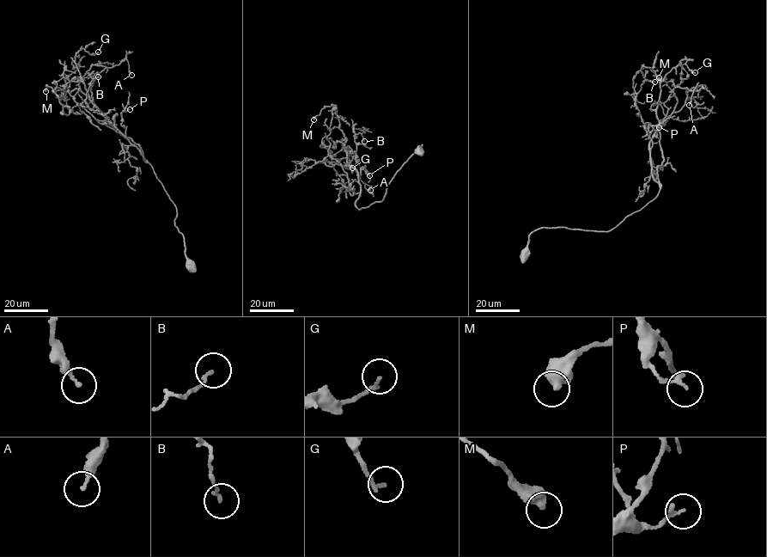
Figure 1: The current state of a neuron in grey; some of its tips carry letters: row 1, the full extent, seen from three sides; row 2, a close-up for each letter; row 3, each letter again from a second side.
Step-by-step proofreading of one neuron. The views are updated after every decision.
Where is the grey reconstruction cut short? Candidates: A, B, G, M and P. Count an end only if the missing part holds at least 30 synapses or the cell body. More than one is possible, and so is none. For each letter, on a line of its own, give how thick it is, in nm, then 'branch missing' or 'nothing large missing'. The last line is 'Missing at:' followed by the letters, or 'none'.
A: 220 nm thick; nothing large missing
B: 110 nm thick; nothing large missing
G: 160 nm thick; nothing large missing
M: 550 nm thick; nothing large missing
P: 160 nm thick; nothing large missing
Missing at: none

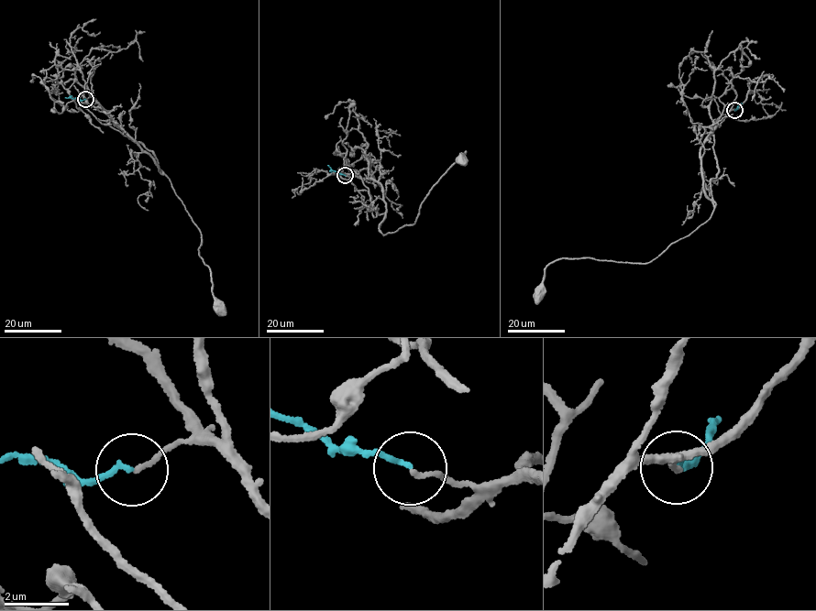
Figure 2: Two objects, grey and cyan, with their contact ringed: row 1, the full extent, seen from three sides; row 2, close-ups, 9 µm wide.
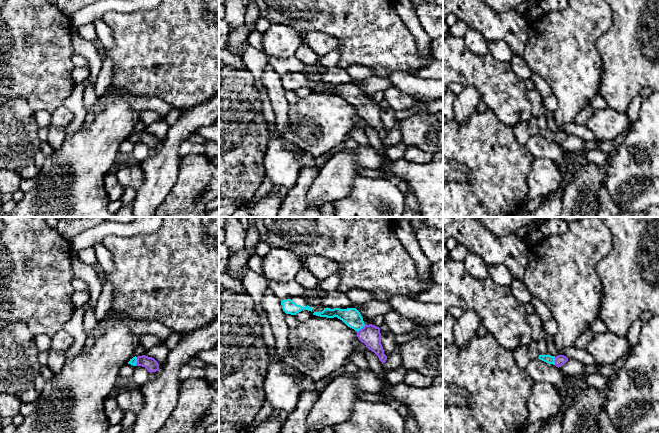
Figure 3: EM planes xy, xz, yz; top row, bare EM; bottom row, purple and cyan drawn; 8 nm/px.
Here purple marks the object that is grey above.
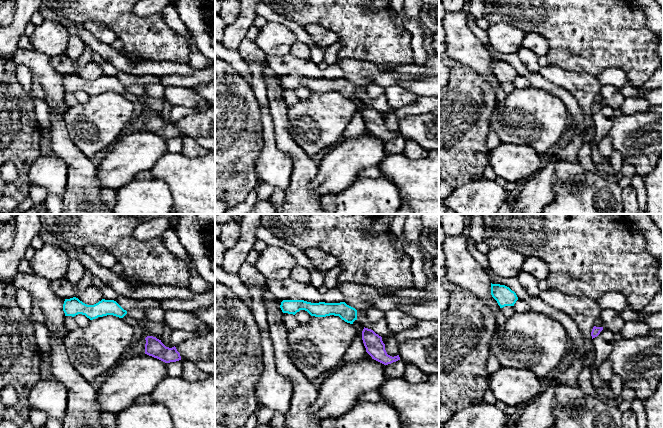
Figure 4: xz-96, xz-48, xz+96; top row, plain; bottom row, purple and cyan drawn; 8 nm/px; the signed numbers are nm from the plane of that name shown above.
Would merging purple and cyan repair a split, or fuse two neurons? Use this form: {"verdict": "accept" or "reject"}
{"verdict": "accept"}

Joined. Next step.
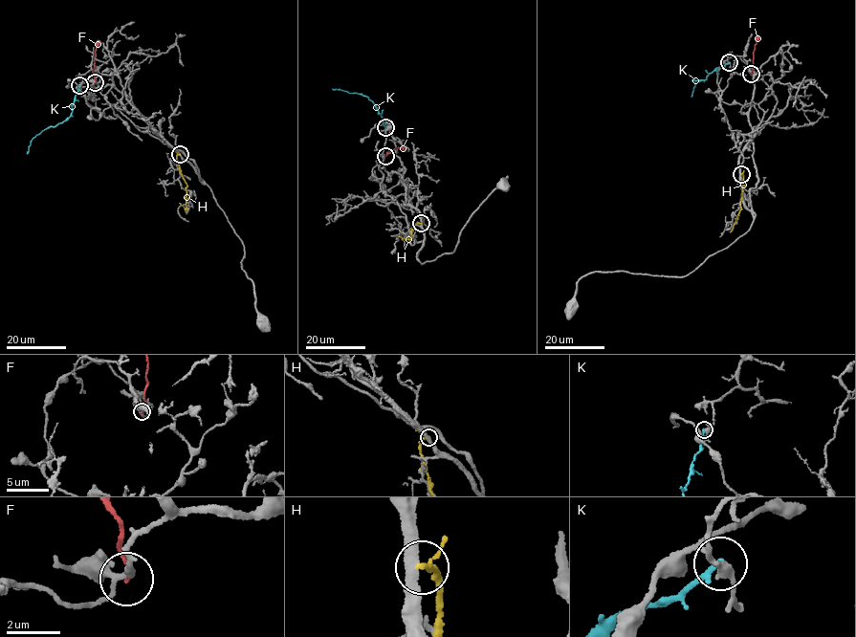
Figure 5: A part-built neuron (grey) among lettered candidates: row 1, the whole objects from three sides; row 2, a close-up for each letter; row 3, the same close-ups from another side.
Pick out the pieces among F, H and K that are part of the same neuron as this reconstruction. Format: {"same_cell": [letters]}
{"same_cell": []}

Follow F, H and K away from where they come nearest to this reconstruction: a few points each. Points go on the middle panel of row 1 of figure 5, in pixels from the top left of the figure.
F: (385, 156), (395, 148), (406, 150)
H: (421, 223), (413, 226), (409, 239), (398, 236)
K: (385, 127), (377, 107), (366, 97), (333, 88)

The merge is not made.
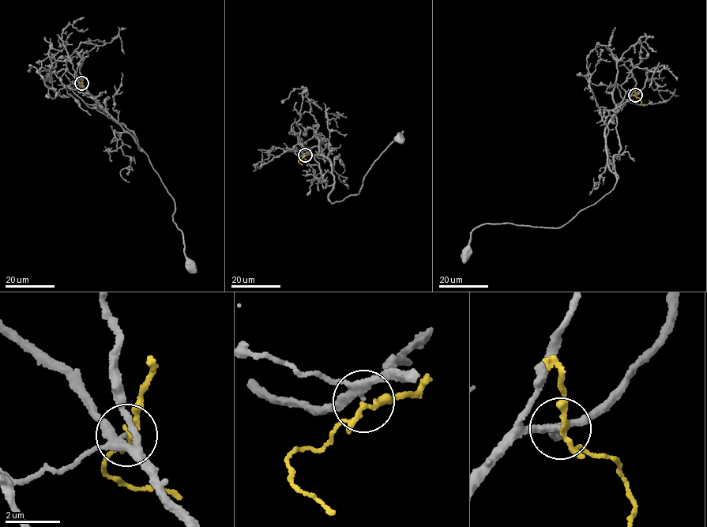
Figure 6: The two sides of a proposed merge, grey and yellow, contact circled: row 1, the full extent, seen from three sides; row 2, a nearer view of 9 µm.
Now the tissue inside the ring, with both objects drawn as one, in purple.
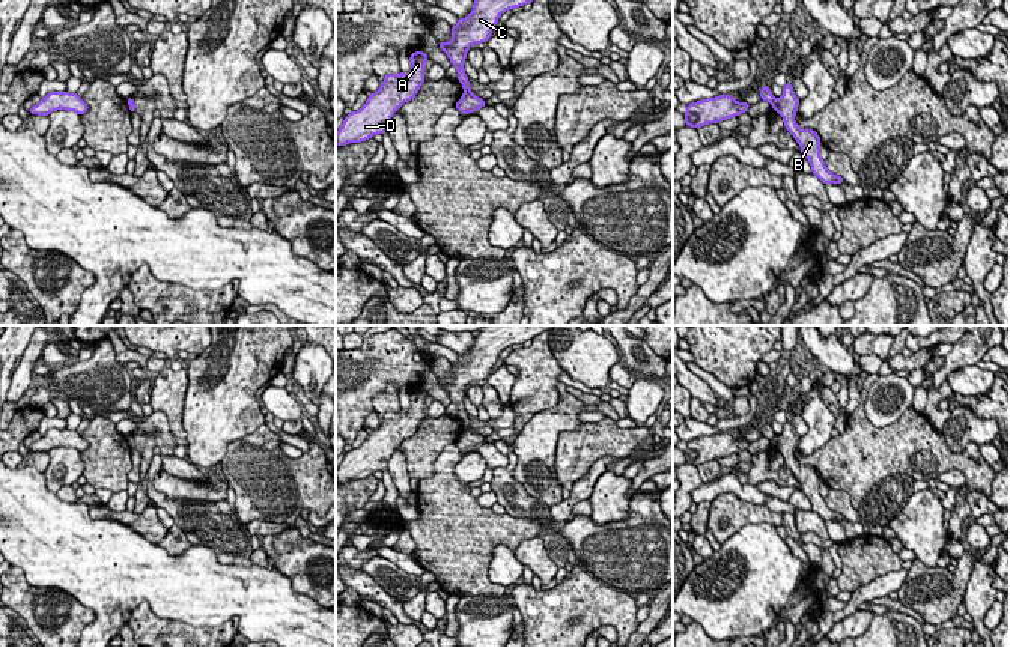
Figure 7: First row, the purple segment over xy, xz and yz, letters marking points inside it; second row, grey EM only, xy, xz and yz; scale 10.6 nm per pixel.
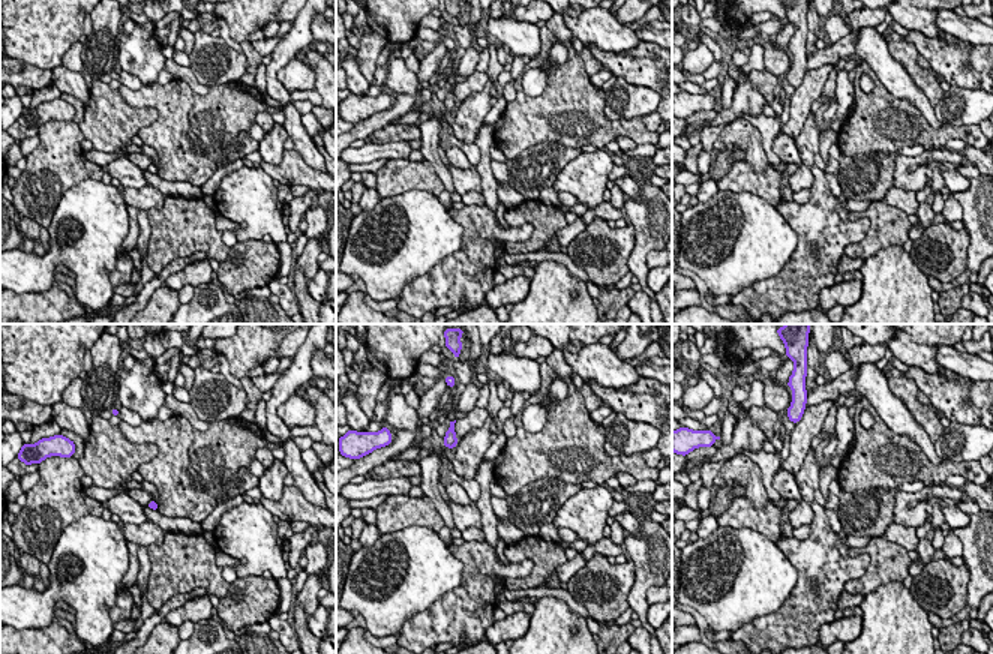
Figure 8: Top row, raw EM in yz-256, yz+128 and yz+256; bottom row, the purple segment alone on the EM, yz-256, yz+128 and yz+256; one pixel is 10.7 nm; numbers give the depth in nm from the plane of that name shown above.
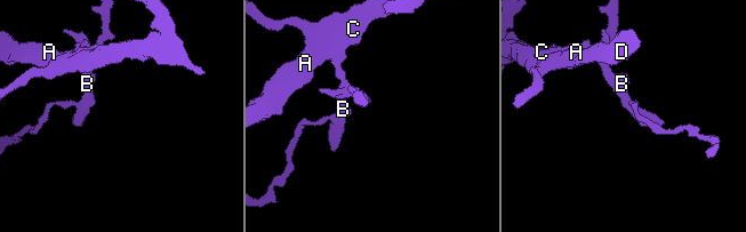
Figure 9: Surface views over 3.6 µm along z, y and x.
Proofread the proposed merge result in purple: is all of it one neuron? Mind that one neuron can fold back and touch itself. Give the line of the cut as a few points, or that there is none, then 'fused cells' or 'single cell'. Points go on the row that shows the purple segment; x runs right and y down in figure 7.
cut in xz along (468, 88), (464, 91); fused cells

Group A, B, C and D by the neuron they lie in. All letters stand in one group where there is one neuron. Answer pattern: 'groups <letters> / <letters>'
groups A C D / B

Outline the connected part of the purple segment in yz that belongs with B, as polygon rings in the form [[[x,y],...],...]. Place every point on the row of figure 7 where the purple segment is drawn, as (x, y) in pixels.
[[[789,81],[783,87],[783,96],[775,98],[771,102],[772,108],[781,114],[784,120],[786,129],[793,135],[796,143],[801,146],[801,153],[808,159],[811,164],[811,173],[819,176],[820,181],[826,184],[841,184],[844,179],[838,175],[831,173],[825,161],[820,158],[820,137],[813,129],[801,129],[799,125],[795,122],[795,114],[798,111],[799,99],[796,98],[792,81]]]

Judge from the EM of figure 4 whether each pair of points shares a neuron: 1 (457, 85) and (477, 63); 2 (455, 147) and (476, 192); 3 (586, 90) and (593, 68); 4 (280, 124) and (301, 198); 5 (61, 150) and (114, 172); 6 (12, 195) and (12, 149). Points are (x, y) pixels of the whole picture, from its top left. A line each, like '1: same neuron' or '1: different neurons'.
1: different neurons
2: different neurons
3: different neurons
4: same neuron
5: different neurons
6: same neuron

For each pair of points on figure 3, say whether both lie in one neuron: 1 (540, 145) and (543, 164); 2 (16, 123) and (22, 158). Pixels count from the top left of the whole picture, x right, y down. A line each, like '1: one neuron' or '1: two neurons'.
1: two neurons
2: one neuron

